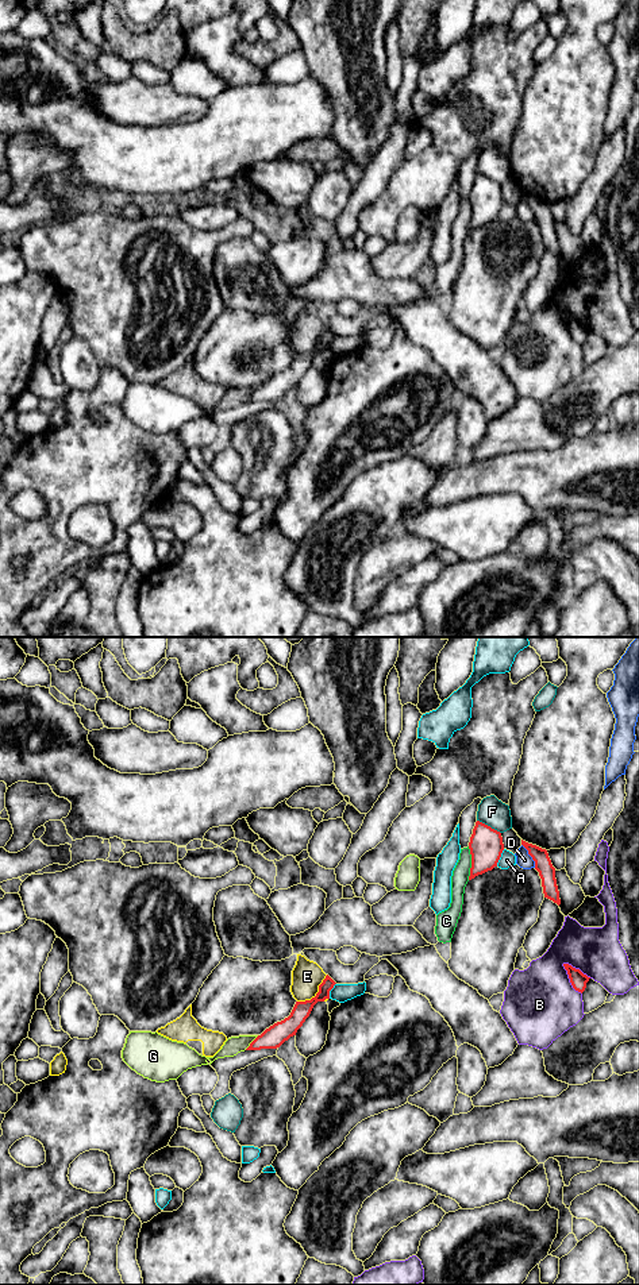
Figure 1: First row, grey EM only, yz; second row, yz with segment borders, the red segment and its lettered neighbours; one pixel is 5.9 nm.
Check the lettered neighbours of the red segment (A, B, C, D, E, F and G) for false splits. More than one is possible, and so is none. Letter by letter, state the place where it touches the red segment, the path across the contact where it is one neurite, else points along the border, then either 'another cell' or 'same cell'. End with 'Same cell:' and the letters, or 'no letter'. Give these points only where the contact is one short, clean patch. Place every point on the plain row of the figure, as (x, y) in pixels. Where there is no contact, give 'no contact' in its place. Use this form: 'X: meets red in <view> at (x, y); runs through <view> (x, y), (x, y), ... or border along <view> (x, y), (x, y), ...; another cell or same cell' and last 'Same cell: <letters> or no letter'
A: meets red in yz at (500, 208); another cell
B: meets red in yz at (569, 330); another cell
C: meets red in yz at (472, 215); another cell
D: meets red in yz at (530, 207); another cell
E: meets red in yz at (316, 346); border along yz (327, 327), (314, 348), (297, 354); another cell
F: meets red in yz at (489, 178); another cell
G: meets red in yz at (251, 394); another cell
Same cell: no letter

